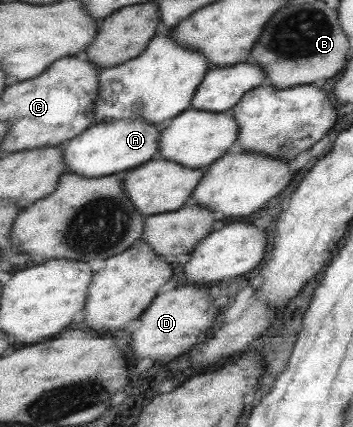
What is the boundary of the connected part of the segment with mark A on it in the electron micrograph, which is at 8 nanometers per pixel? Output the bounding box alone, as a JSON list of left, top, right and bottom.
[64,119,161,177]

